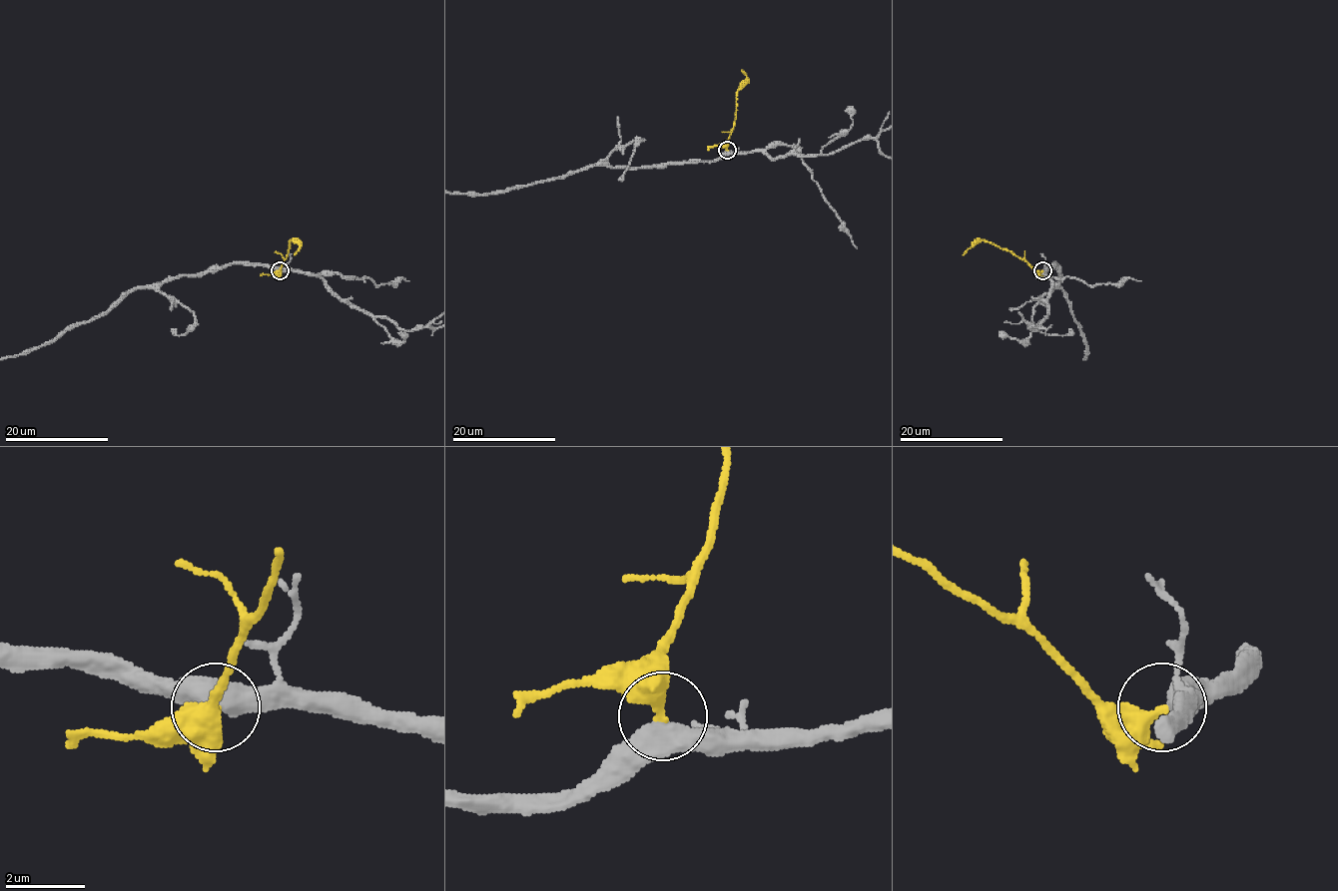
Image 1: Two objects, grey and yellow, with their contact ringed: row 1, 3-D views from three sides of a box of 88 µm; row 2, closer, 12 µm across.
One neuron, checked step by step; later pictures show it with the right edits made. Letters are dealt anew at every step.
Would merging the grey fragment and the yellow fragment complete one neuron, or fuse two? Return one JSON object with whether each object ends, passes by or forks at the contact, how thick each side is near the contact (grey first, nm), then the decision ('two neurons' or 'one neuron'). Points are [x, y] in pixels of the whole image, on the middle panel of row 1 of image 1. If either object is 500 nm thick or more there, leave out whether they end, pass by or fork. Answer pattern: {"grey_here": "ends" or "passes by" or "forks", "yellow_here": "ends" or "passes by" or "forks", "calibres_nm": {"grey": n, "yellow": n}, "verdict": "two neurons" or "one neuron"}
{"grey_here": "passes by", "yellow_here": "ends", "calibres_nm": {"grey": 480, "yellow": 440}, "verdict": "one neuron"}

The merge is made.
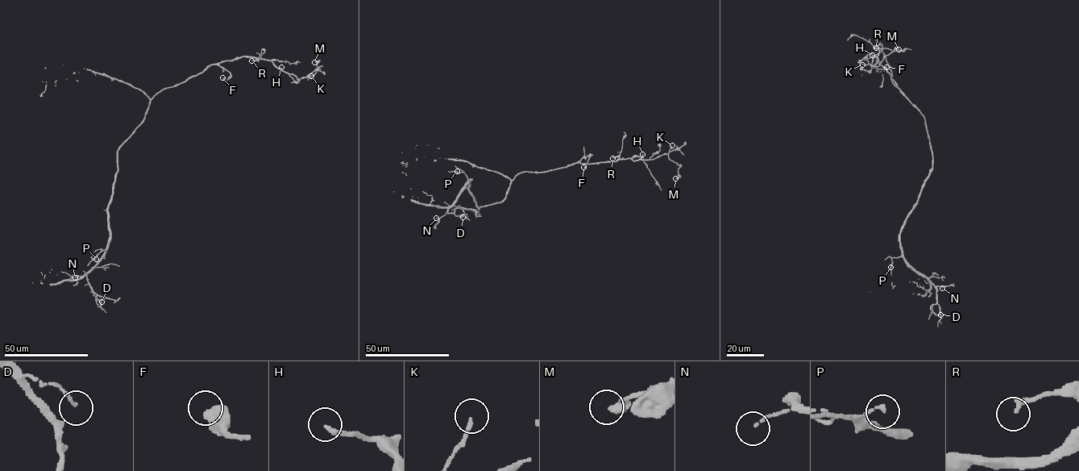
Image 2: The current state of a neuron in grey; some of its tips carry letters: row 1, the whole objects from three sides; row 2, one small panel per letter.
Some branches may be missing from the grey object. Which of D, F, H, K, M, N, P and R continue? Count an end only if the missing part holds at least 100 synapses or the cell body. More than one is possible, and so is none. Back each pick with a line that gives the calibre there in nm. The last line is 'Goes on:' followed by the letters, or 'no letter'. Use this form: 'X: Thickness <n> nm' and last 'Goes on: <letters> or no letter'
Goes on: no letter

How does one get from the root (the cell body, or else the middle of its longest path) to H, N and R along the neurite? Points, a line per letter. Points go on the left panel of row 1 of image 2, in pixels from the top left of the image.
H: (130, 135), (143, 120), (155, 94), (201, 73), (212, 64), (254, 56), (270, 60), (281, 67)
N: (130, 135), (118, 151), (118, 171), (108, 210), (109, 230), (108, 248), (85, 276), (75, 277)
R: (130, 135), (143, 120), (149, 101), (163, 89), (184, 82), (212, 64), (242, 56), (258, 59), (251, 60)

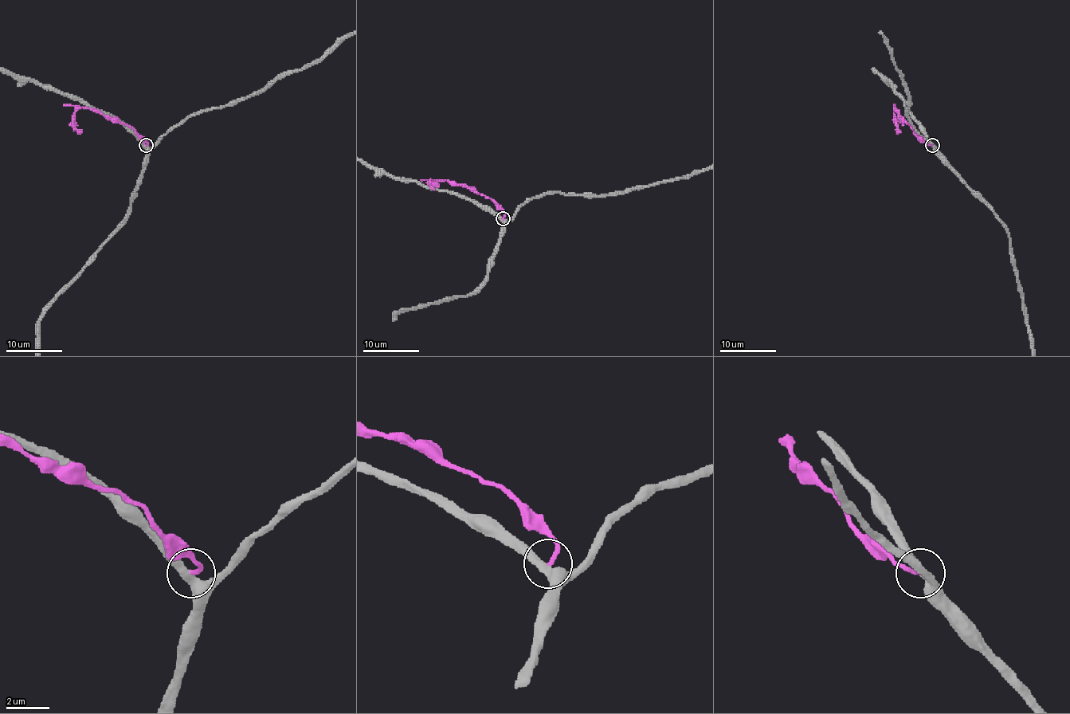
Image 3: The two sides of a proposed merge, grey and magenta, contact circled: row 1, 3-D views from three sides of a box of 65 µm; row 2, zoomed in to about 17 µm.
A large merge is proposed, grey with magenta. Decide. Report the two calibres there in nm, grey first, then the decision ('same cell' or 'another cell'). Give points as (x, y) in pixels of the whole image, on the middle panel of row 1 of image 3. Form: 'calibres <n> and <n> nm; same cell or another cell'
calibres 360 and 190 nm; another cell

